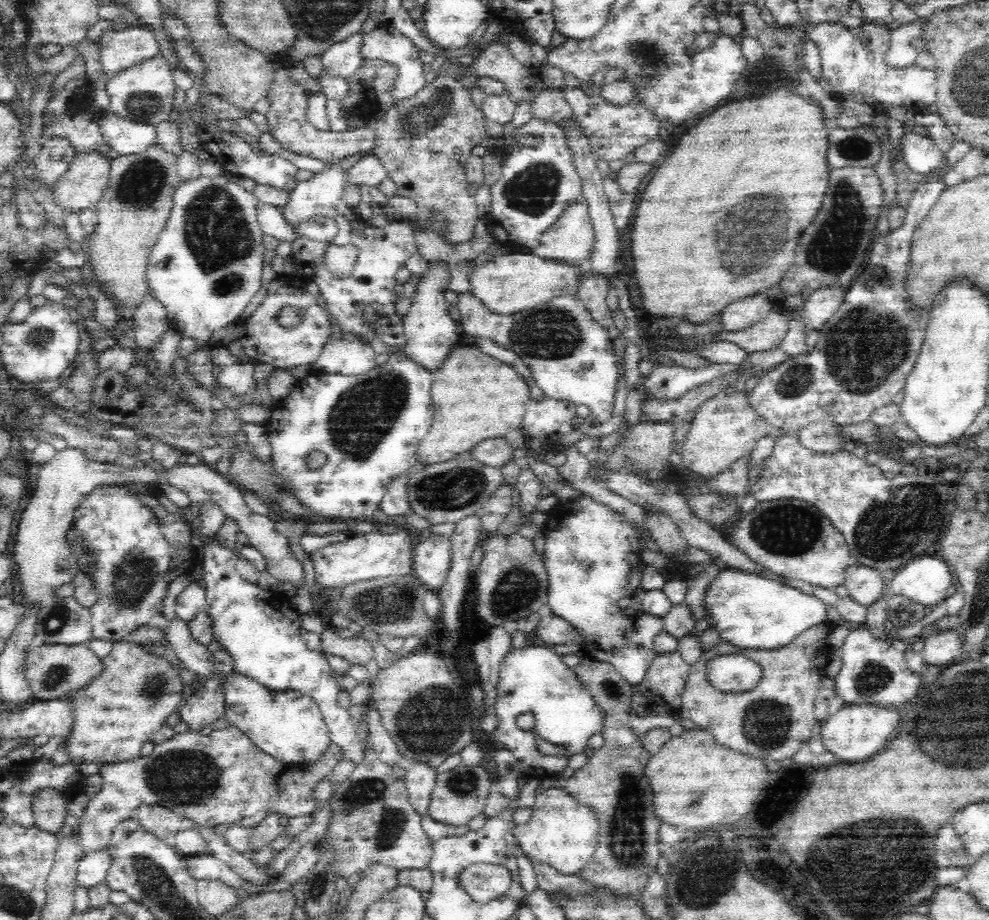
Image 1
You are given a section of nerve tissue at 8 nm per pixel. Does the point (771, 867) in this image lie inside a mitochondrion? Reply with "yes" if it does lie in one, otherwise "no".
no

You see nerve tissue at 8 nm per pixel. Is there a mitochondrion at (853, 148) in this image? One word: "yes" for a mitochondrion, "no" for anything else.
yes

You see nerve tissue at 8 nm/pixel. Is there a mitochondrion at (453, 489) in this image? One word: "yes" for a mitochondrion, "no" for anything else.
yes

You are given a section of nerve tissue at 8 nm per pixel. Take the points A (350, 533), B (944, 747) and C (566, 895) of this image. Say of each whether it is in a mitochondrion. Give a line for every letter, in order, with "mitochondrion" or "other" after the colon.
A: other
B: mitochondrion
C: mitochondrion

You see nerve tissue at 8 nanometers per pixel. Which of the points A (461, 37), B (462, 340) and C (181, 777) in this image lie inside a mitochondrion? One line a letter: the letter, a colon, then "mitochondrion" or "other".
A: other
B: other
C: mitochondrion

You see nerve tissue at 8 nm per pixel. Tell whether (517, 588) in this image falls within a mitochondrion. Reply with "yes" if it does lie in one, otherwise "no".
yes

